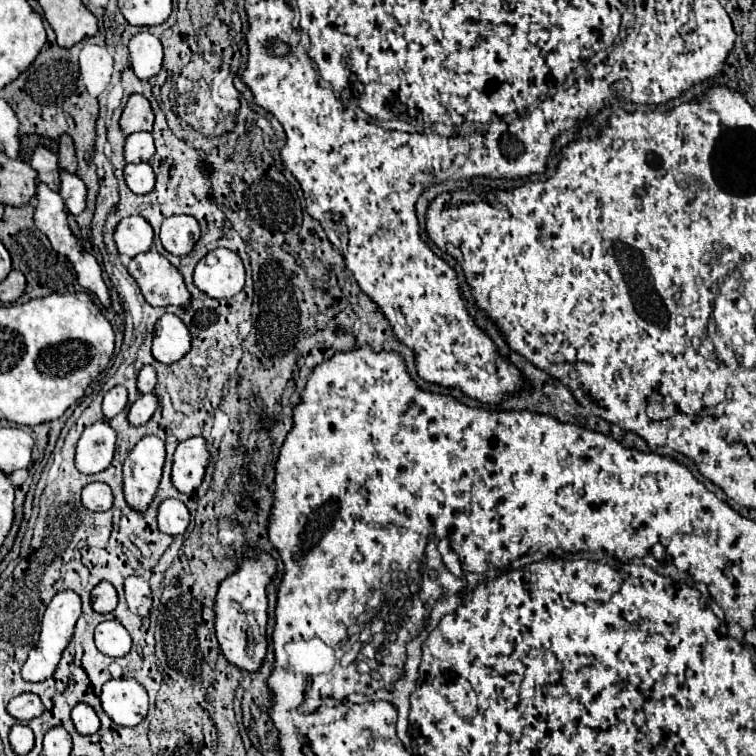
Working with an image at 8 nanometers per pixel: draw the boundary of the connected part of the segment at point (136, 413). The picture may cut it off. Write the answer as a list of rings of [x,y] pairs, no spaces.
[[[142,394],[128,410],[128,422],[132,426],[146,424],[158,406],[158,398],[154,394]]]

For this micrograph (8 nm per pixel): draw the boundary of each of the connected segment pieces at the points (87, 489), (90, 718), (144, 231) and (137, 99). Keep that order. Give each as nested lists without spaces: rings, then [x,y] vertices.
[[[94,482],[84,486],[82,490],[82,506],[92,512],[102,512],[112,506],[112,490],[102,482]]]
[[[78,704],[72,710],[72,722],[74,722],[76,732],[82,734],[82,736],[96,734],[98,728],[100,728],[100,720],[98,720],[96,712],[88,704]]]
[[[128,216],[118,222],[112,238],[120,254],[134,258],[136,254],[150,250],[154,232],[152,226],[142,216]]]
[[[132,94],[120,116],[122,132],[128,136],[132,132],[150,130],[150,126],[154,126],[154,114],[150,102],[142,94]]]

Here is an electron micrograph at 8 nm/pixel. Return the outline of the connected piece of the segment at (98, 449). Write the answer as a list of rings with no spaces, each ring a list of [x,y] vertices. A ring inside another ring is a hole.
[[[106,420],[88,426],[76,446],[76,468],[82,474],[98,474],[106,470],[114,458],[116,434]]]

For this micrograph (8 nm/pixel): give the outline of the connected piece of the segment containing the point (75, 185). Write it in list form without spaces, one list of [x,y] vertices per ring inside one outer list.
[[[60,170],[60,196],[64,198],[70,214],[80,214],[86,208],[86,186],[84,182],[66,170]]]

